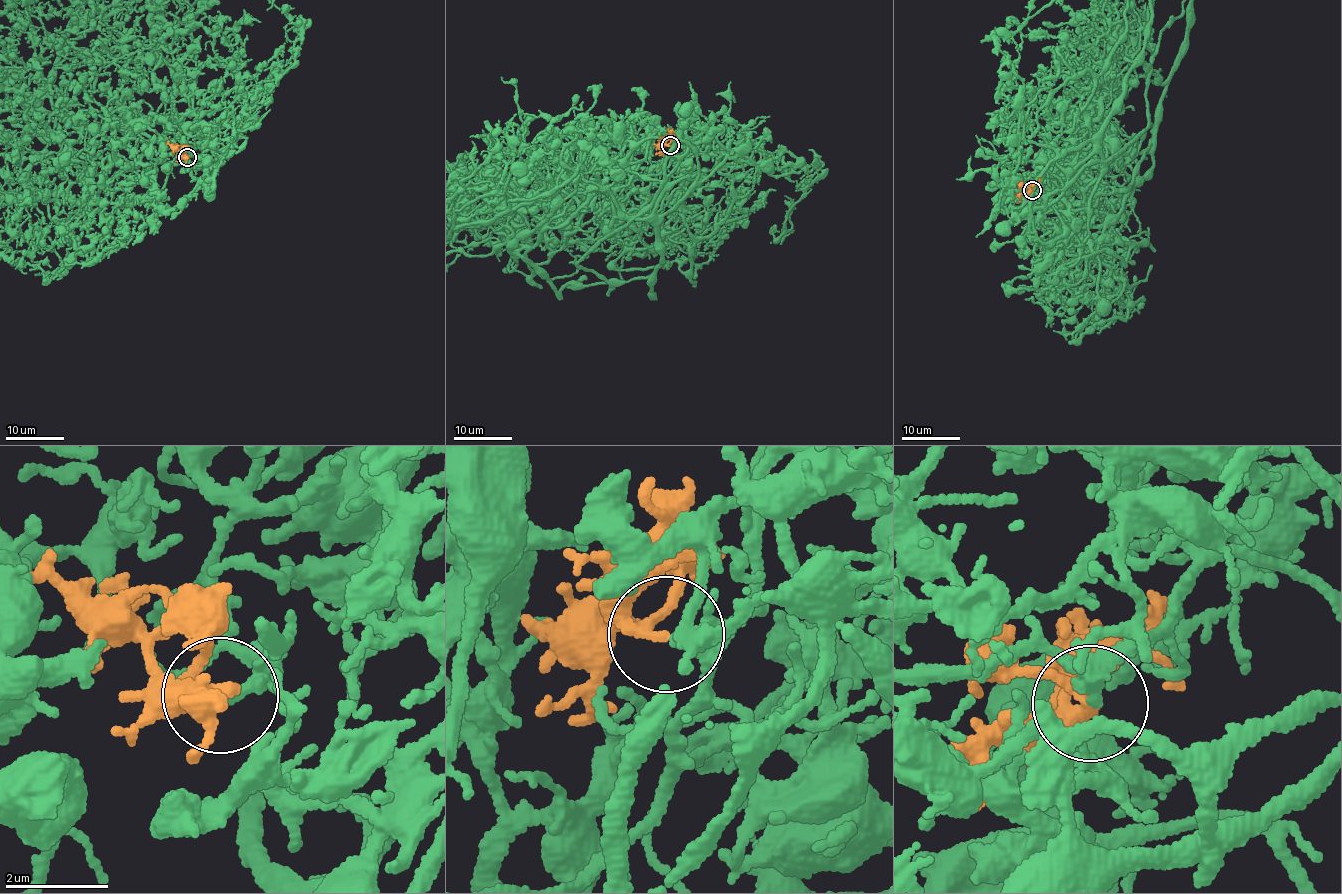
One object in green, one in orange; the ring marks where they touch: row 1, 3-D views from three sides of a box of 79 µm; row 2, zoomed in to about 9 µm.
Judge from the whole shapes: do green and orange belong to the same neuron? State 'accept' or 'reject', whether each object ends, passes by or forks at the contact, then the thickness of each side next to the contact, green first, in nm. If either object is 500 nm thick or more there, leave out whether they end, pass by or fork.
accept; green passes by; orange passes by; calibres 200 and 170 nm

